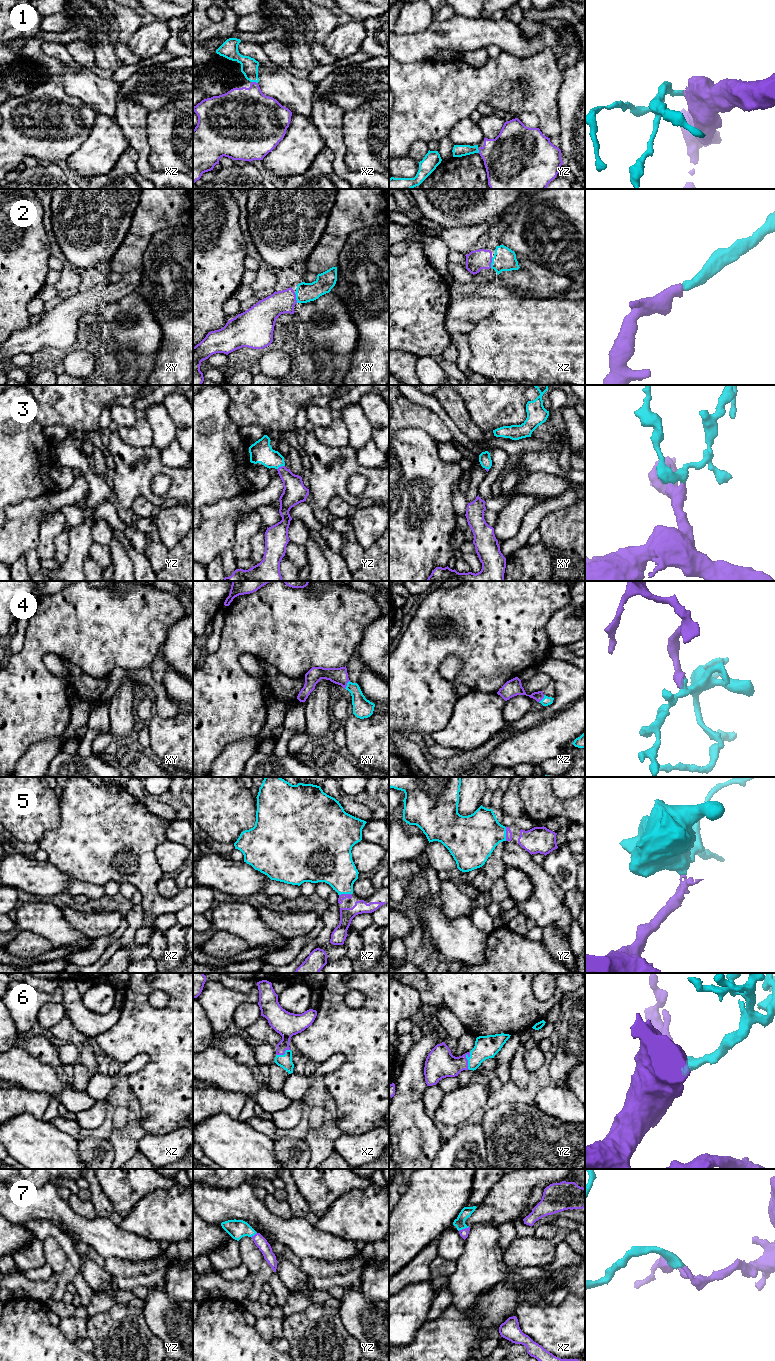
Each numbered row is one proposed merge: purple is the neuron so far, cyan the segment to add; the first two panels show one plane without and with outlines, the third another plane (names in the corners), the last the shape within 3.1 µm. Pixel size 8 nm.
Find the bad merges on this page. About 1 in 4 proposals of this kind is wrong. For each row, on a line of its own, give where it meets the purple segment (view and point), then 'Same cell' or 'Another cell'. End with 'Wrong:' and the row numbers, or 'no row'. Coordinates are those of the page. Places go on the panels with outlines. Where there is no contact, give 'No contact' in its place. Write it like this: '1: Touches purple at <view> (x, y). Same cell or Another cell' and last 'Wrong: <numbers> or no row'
1: Touches purple at xz (254, 82). Same cell
2: Touches purple at xy (295, 297). Same cell
3: Touches purple at yz (281, 466). Same cell
4: Touches purple at xy (346, 684). Same cell
5: Touches purple at yz (506, 834). Same cell
6: Touches purple at yz (467, 1061). Same cell
7: Touches purple at xz (463, 1229). Same cell
Wrong: no row

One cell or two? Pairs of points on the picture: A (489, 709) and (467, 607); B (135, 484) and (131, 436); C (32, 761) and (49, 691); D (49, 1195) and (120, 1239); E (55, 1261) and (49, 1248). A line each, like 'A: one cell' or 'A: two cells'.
A: two cells
B: two cells
C: two cells
D: one cell
E: one cell

